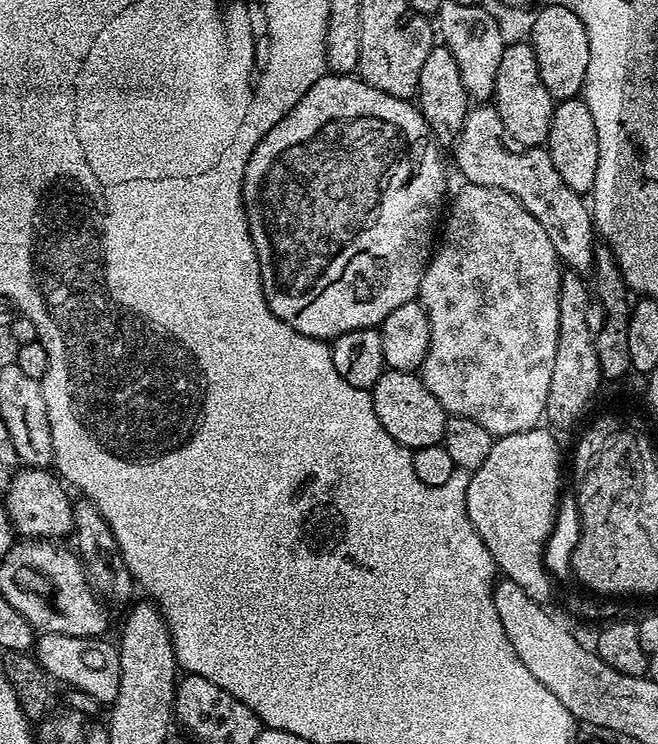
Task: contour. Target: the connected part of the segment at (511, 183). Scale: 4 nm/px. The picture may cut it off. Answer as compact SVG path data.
M469 107L468 117L464 119L460 135L454 141L456 164L465 176L463 179L469 184L506 190L506 194L513 196L523 208L534 214L534 218L538 218L538 222L546 225L556 253L560 255L561 265L587 277L596 263L598 247L591 207L583 195L564 183L554 168L547 147L517 150L506 143L503 130L495 107Z

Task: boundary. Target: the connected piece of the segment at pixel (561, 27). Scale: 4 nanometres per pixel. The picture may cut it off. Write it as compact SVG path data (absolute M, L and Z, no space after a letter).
M545 3L545 8L537 14L532 24L530 43L534 58L538 58L542 86L550 90L553 101L579 97L584 91L586 66L590 66L590 38L586 38L586 26L582 26L582 18L578 18L574 10L566 10L566 6Z

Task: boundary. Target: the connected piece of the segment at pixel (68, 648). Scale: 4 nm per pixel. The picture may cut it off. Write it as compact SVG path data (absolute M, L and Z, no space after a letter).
M41 632L34 640L34 657L53 681L61 680L61 685L86 690L86 694L98 698L101 706L110 706L118 698L120 649L108 638Z

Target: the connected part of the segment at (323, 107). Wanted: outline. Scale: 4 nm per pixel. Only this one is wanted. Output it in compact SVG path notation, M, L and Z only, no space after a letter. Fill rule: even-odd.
M325 74L321 76L318 82L314 82L314 86L310 86L310 90L306 90L304 97L301 98L301 100L282 118L282 122L278 122L278 126L271 128L271 130L260 139L258 146L254 150L254 154L250 154L250 162L246 166L244 185L242 186L244 214L248 219L250 238L254 242L256 257L260 263L260 284L264 287L264 297L270 306L270 310L279 320L286 322L294 330L298 330L298 334L309 336L315 340L331 342L335 340L337 336L346 334L350 330L377 327L389 314L391 314L391 312L393 312L393 310L398 310L398 306L402 306L406 302L410 302L419 297L420 283L424 277L424 271L428 268L428 262L432 259L434 241L438 236L438 225L442 220L442 209L446 204L446 196L444 200L444 160L440 157L440 151L442 151L441 145L433 139L433 134L431 130L428 129L428 124L424 120L424 115L422 115L419 107L417 107L412 100L403 100L402 98L394 98L390 94L382 94L382 90L374 90L374 86L370 86L365 80L361 80L352 74Z

